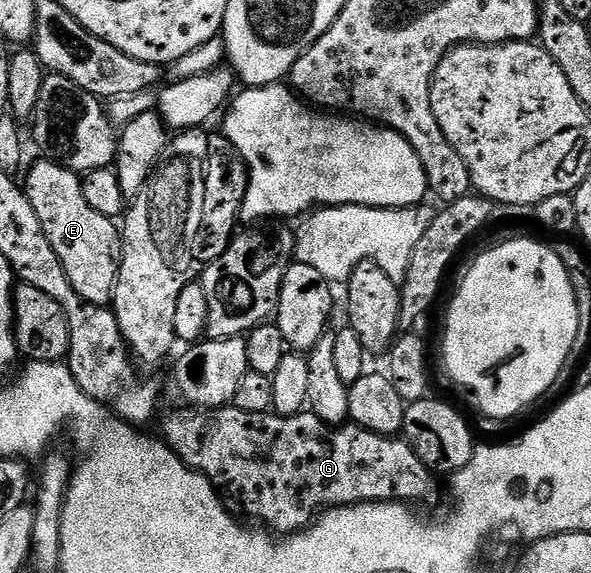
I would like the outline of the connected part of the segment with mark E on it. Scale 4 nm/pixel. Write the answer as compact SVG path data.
M39 161L29 168L28 179L22 182L30 208L34 208L38 224L42 224L46 240L50 240L50 248L54 248L70 284L74 284L74 292L78 292L82 300L90 300L90 304L108 306L120 271L121 231L113 219L90 208L86 196L82 196L81 175L56 162Z

